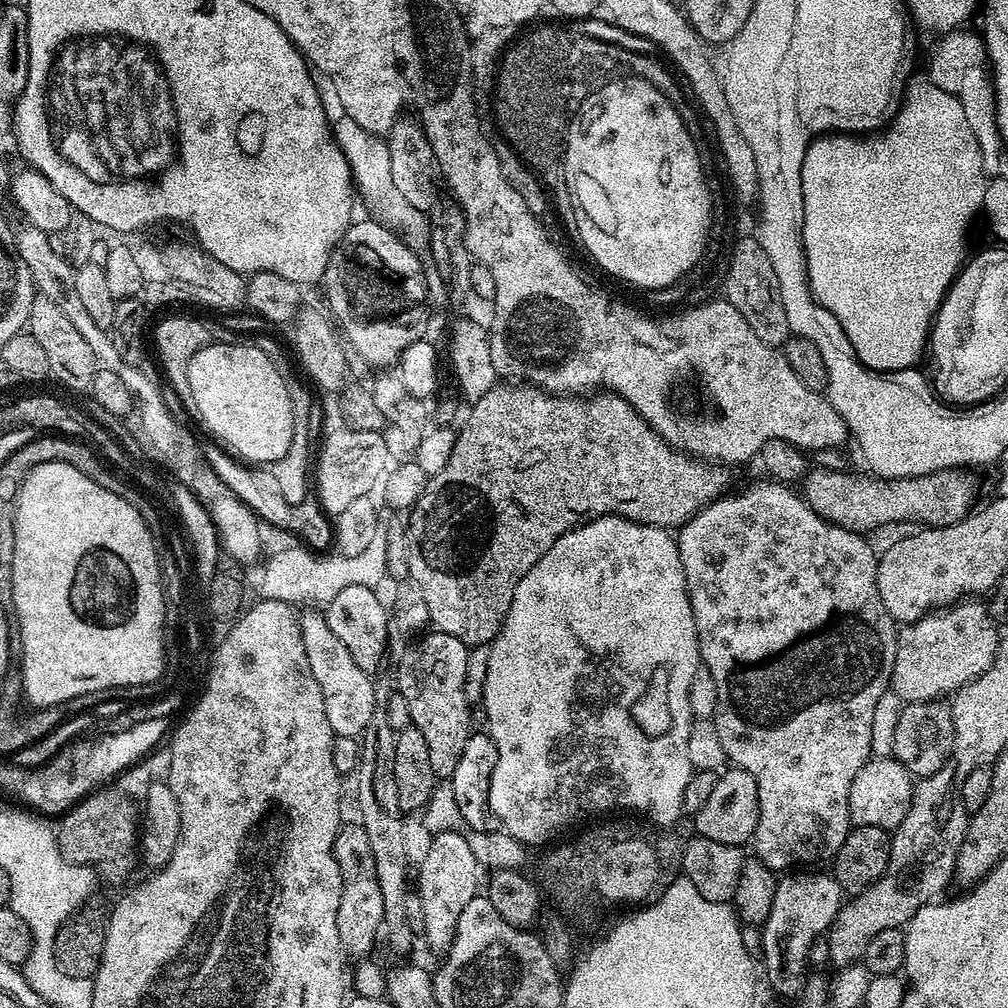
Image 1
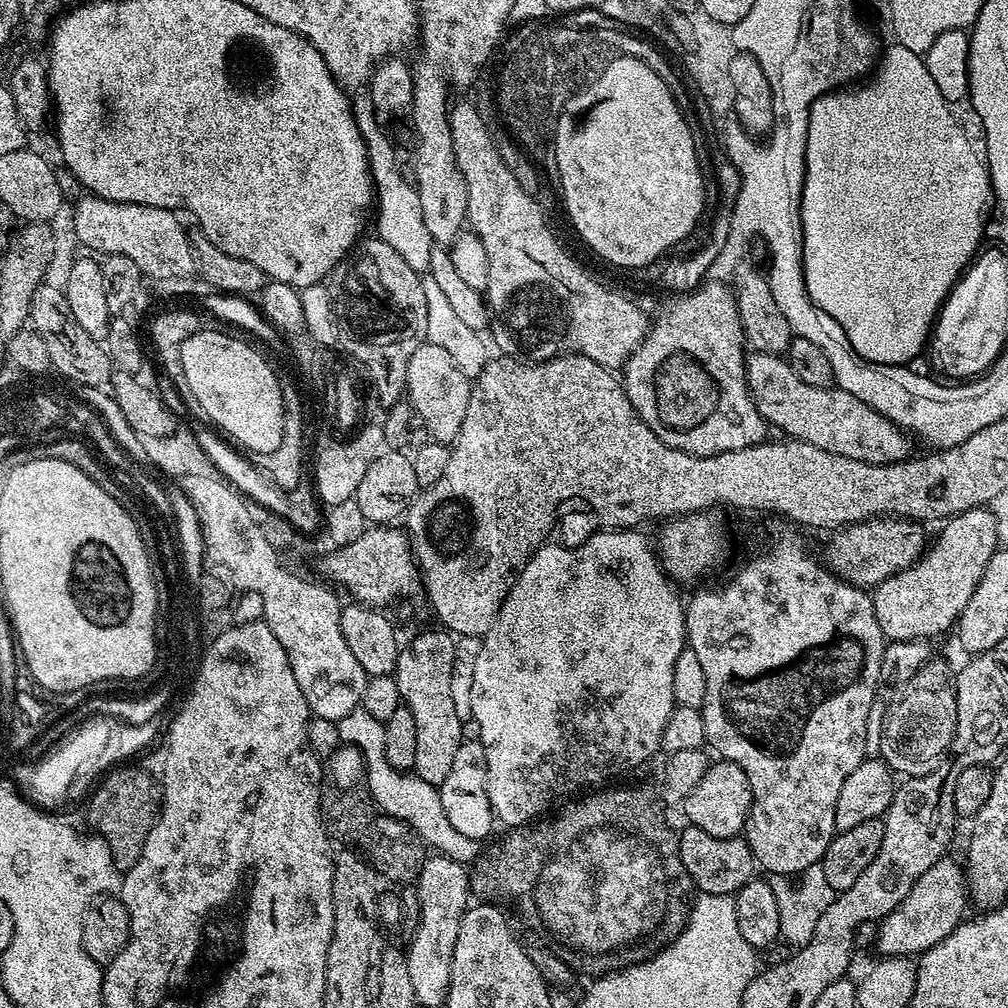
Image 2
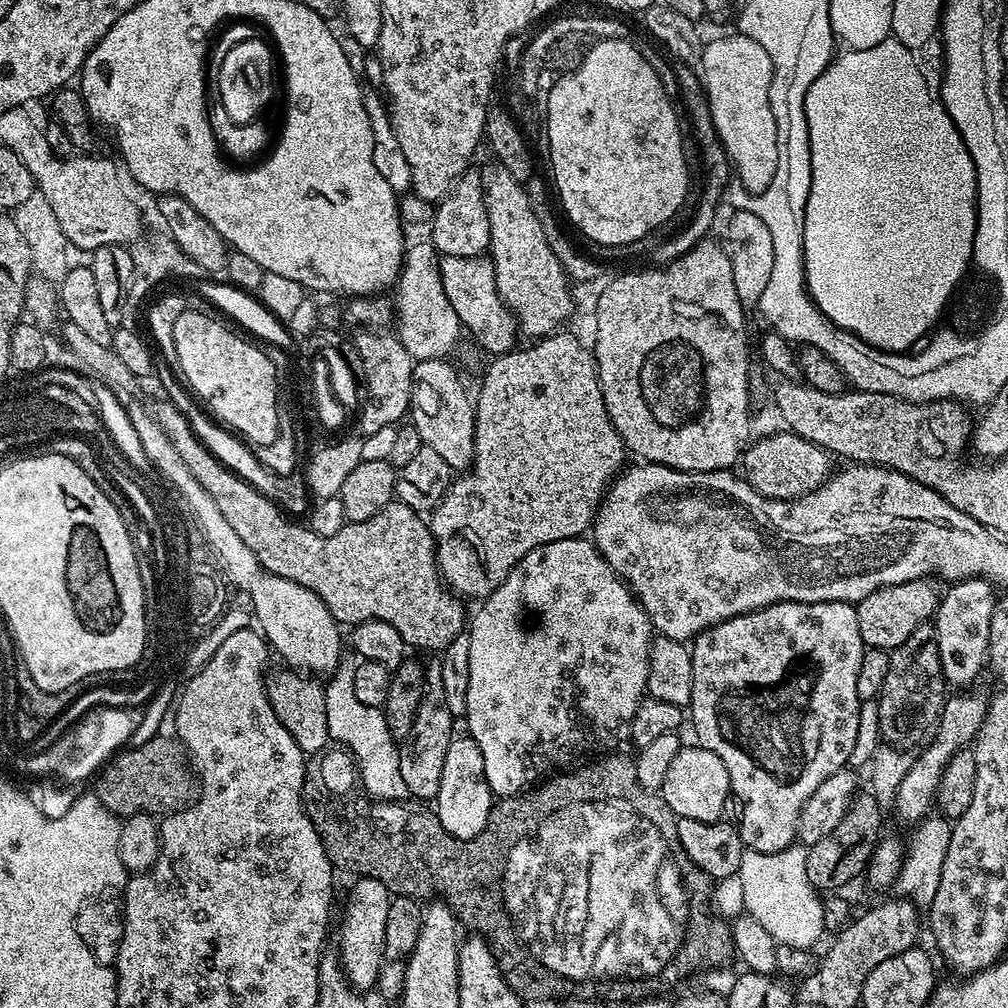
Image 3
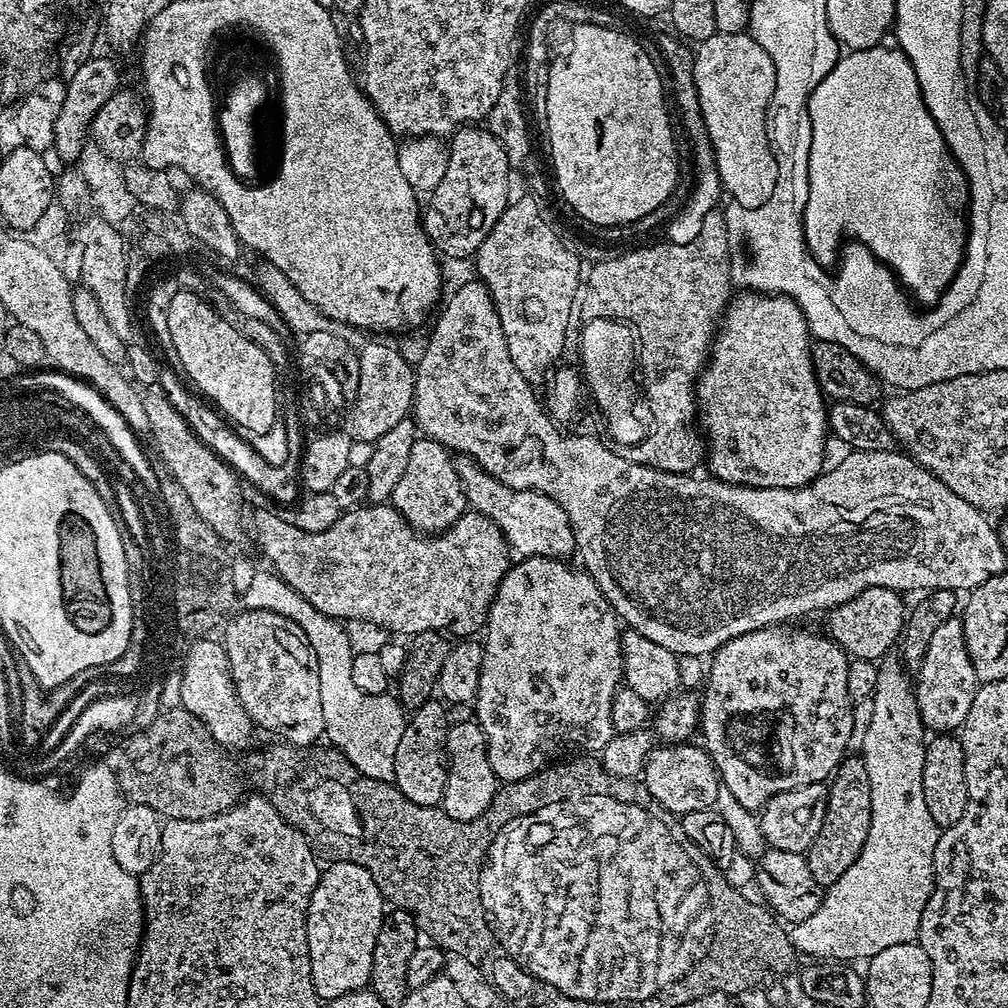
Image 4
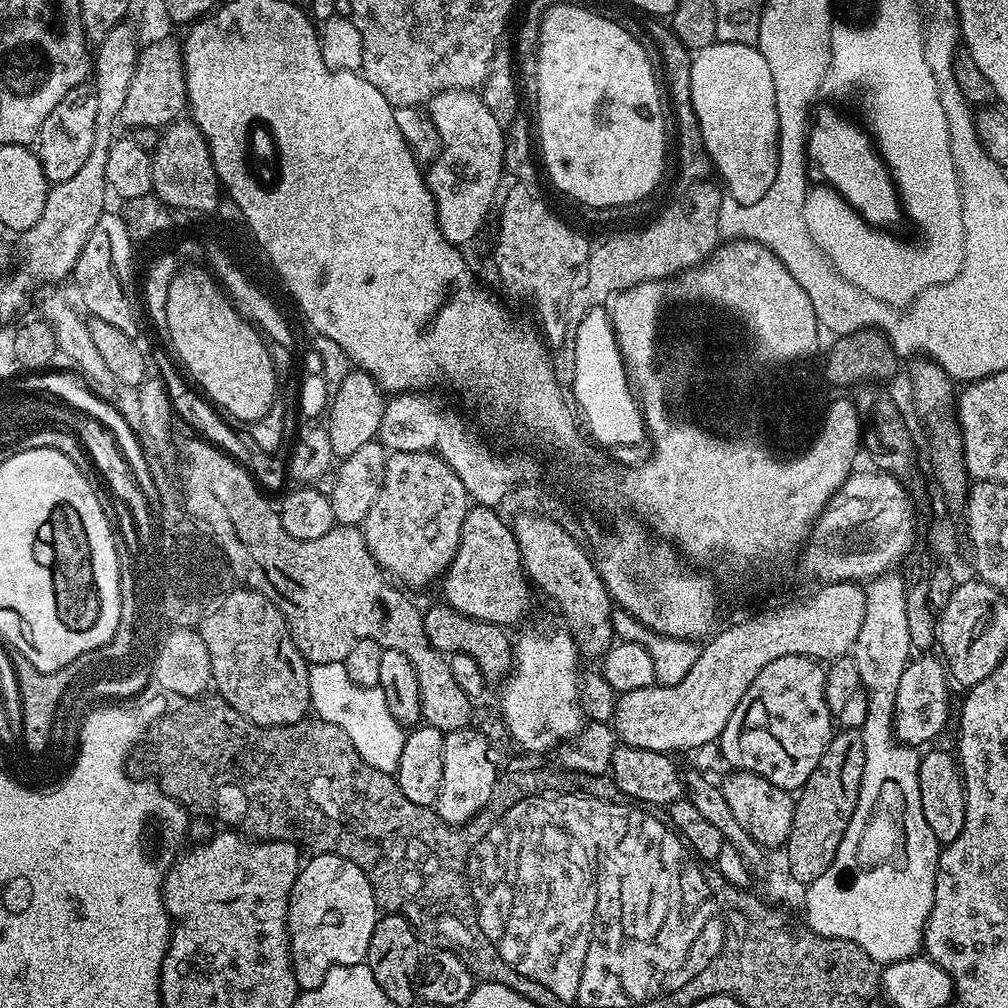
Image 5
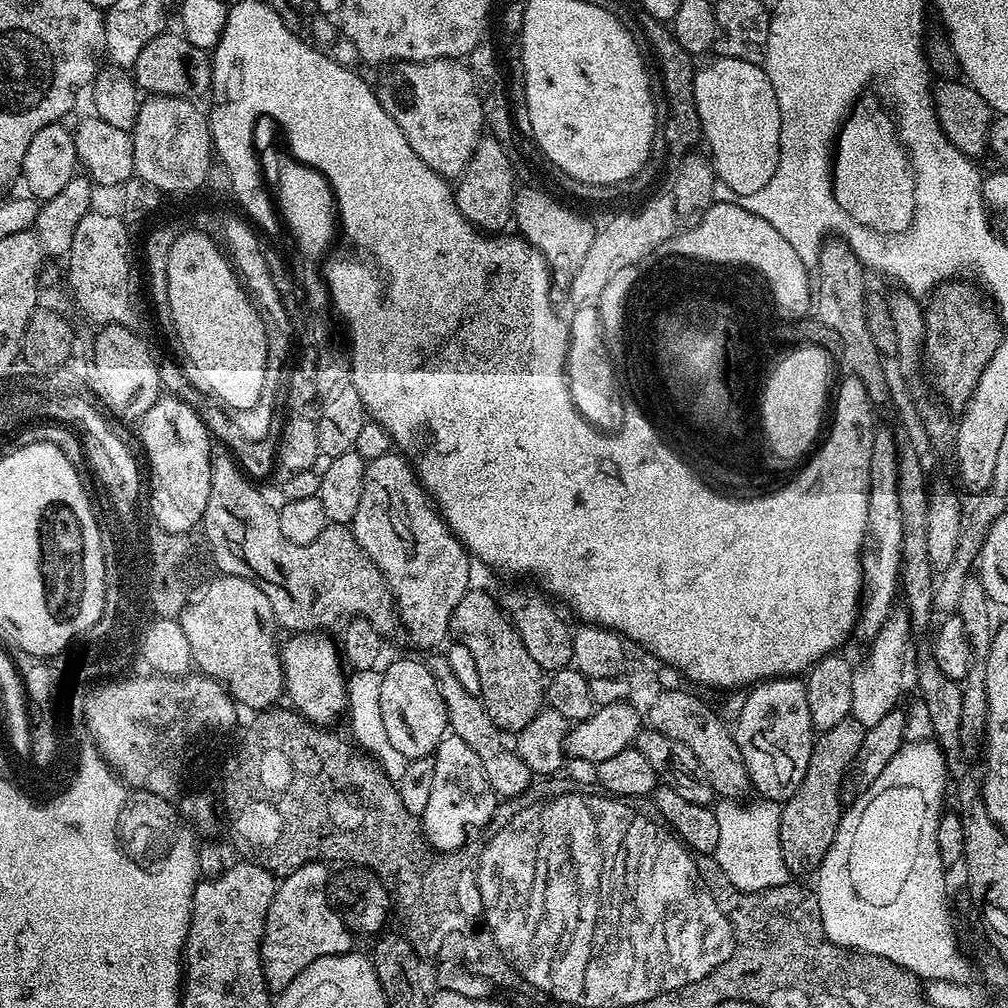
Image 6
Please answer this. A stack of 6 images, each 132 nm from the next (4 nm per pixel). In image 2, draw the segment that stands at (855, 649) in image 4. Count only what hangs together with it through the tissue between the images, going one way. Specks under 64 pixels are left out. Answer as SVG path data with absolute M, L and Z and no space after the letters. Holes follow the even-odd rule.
M987 507L983 508L971 508L965 512L958 513L957 516L953 516L943 521L940 533L936 536L936 545L929 547L927 551L921 555L920 559L916 563L911 564L906 570L902 570L898 574L893 576L887 576L881 584L877 584L874 591L871 593L872 605L874 606L874 614L878 618L878 626L882 628L882 634L889 640L926 640L931 641L932 636L940 636L944 631L951 629L955 625L956 621L960 619L962 610L966 606L966 602L970 602L970 594L974 594L974 586L978 586L978 582L984 571L986 570L986 562L990 562L992 555L998 551L998 543L996 544L996 520L988 513Z

